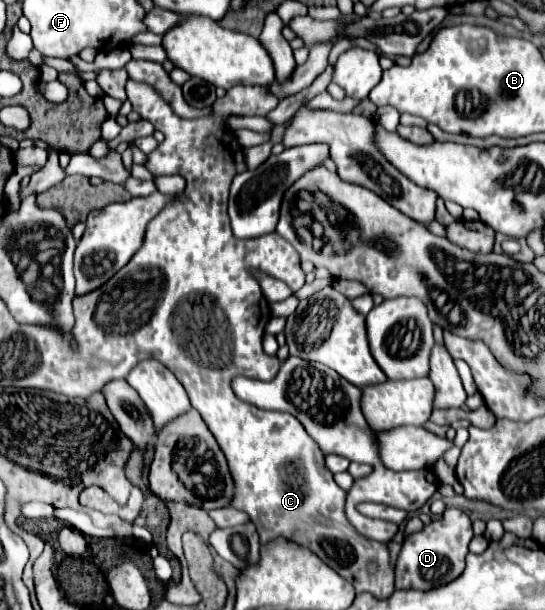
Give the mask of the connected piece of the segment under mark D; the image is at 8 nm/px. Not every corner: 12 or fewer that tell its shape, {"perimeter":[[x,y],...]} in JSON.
{"perimeter":[[458,508],[406,536],[396,588],[464,572],[472,520]]}

